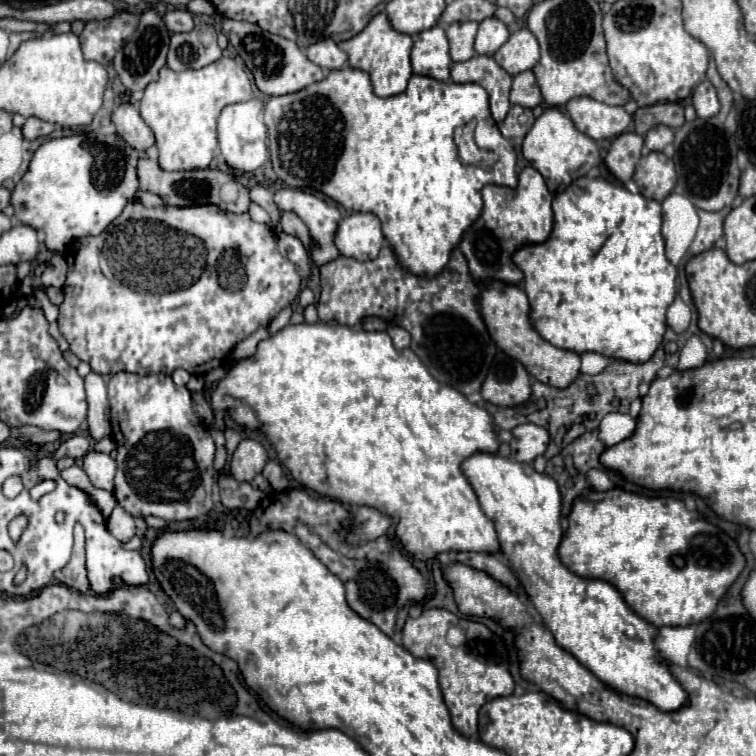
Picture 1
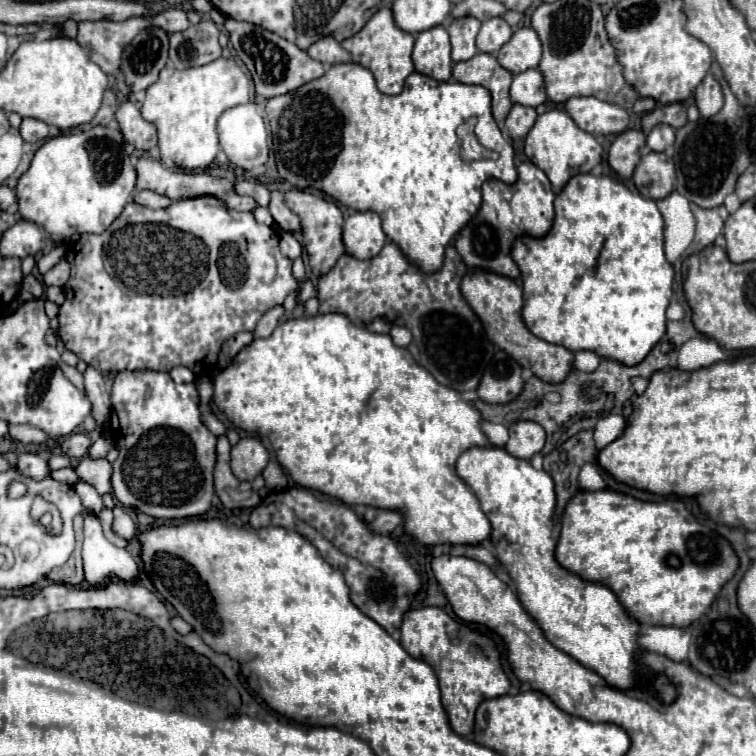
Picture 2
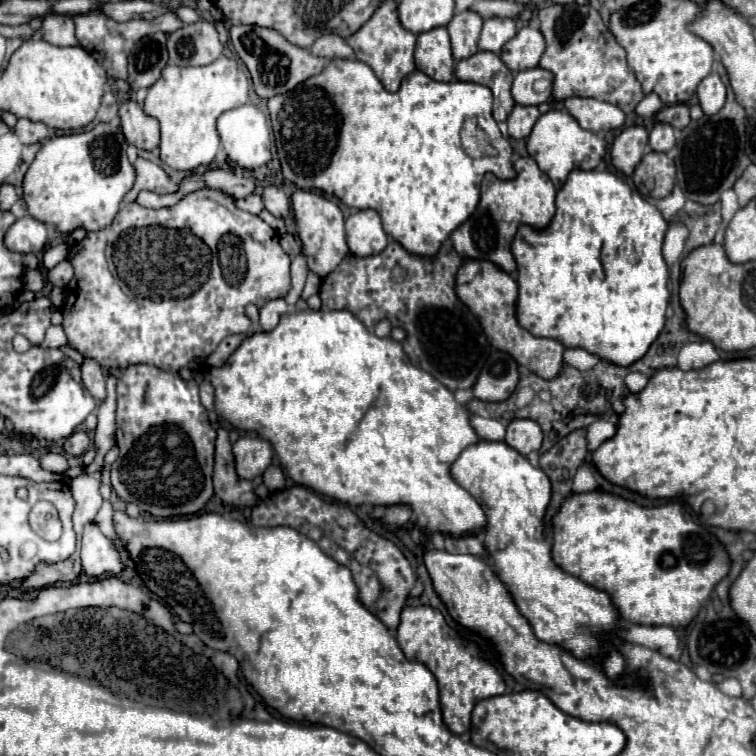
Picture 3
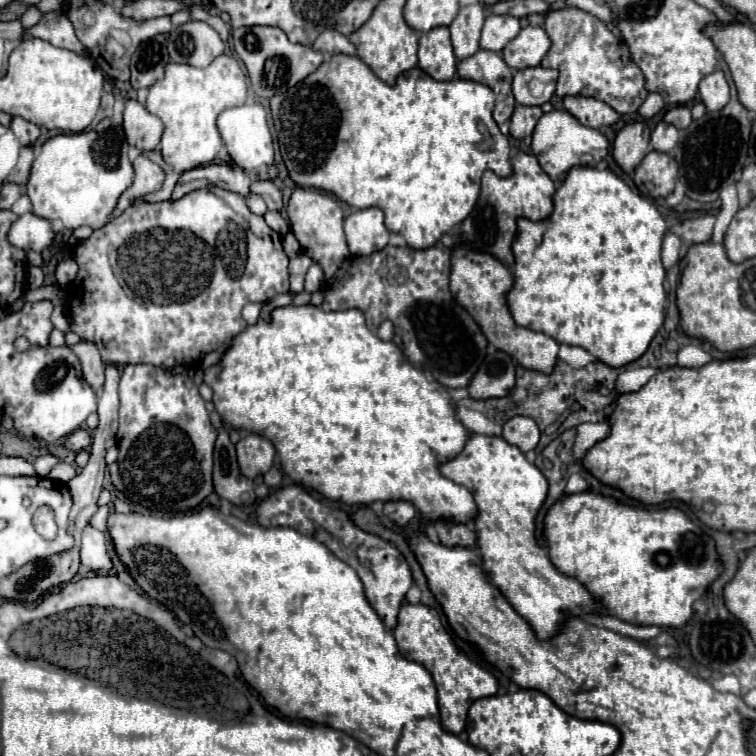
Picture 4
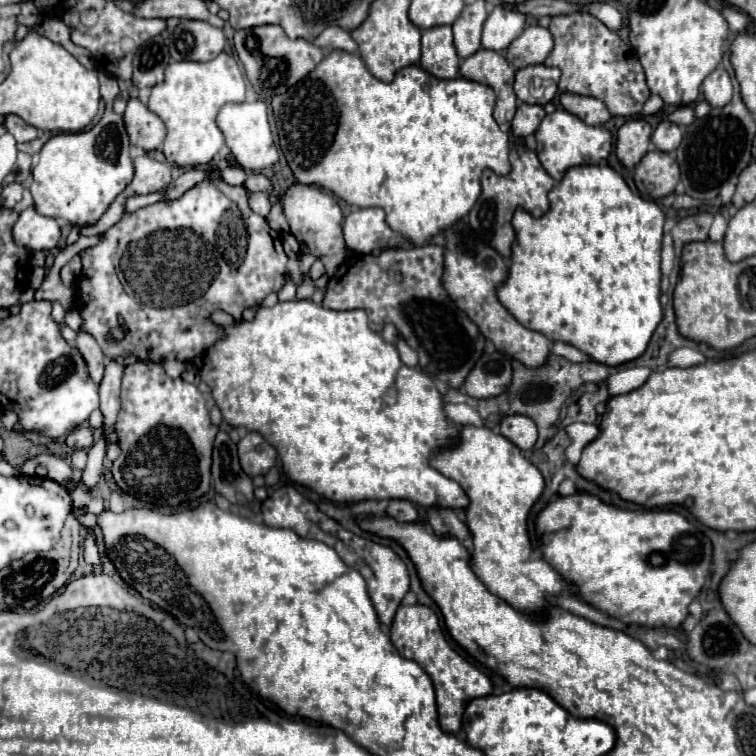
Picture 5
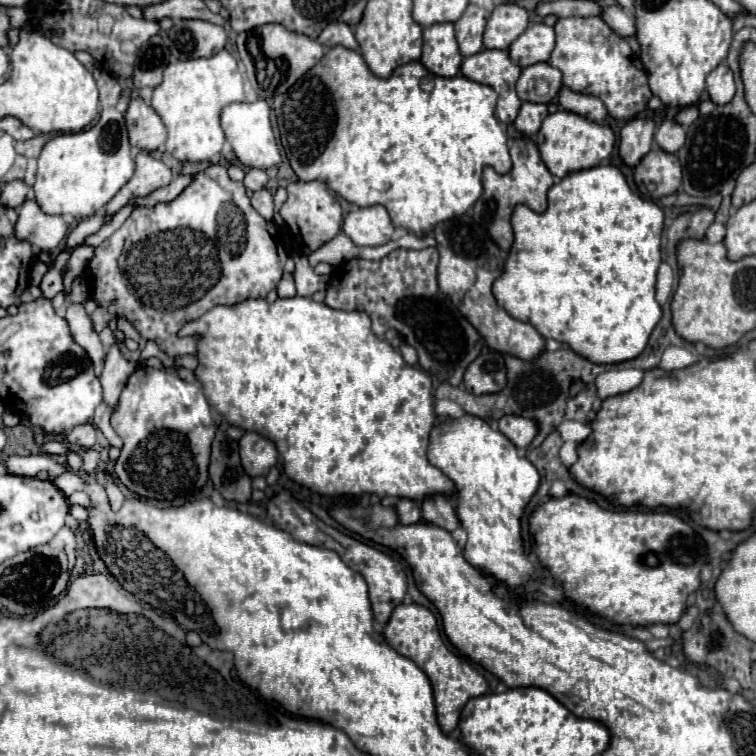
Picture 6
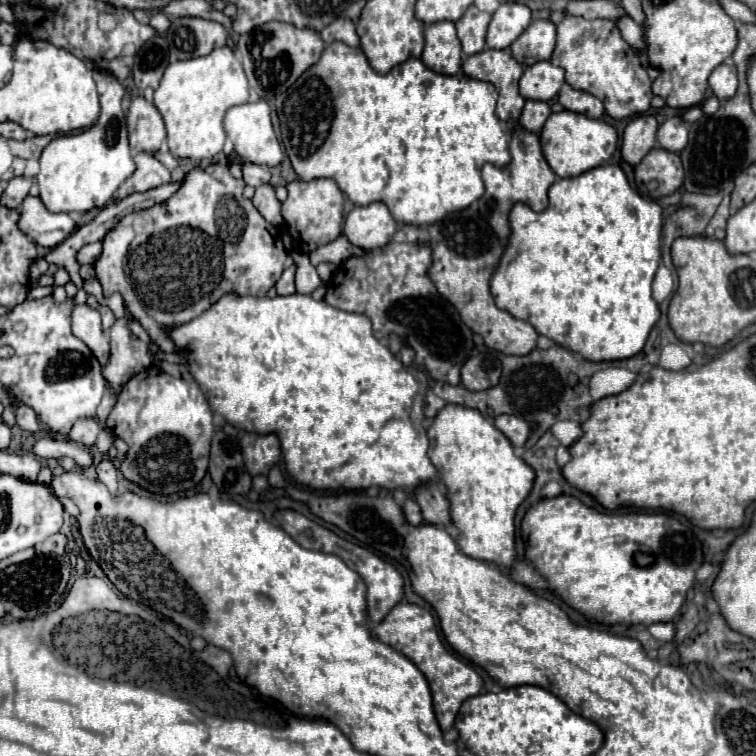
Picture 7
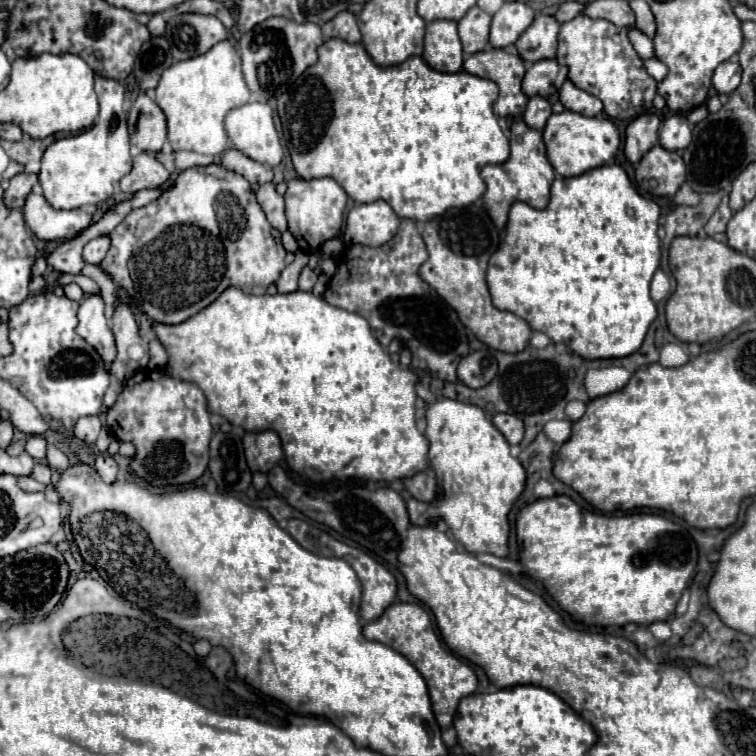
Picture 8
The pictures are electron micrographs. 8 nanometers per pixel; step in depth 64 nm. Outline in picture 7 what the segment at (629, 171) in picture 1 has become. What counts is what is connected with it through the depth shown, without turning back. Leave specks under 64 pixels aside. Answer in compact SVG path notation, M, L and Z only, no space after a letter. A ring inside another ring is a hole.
M654 116L634 118L622 134L622 158L628 164L638 164L656 144L656 128L658 122Z

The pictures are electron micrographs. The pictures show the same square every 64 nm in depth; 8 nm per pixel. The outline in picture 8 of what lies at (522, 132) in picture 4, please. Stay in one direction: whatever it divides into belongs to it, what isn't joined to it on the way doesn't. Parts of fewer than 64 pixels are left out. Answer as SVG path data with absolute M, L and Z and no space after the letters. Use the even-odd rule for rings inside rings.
M532 96L528 100L528 106L526 106L522 118L524 118L526 126L530 126L534 130L542 130L546 126L546 120L550 118L550 114L552 114L552 108L550 108L548 100L542 96Z

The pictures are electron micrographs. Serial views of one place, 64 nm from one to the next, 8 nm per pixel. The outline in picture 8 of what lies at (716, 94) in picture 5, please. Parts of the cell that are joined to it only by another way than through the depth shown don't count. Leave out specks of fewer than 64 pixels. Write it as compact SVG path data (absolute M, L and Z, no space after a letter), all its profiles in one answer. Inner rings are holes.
M722 62L712 76L712 84L720 96L730 96L740 84L740 64Z

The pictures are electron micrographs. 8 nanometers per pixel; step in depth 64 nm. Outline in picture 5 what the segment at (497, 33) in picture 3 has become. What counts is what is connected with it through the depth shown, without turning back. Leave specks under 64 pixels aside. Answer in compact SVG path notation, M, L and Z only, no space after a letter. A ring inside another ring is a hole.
M496 6L492 14L484 22L482 30L482 48L502 52L508 48L508 44L518 38L524 30L526 16L520 12L504 10L502 6Z

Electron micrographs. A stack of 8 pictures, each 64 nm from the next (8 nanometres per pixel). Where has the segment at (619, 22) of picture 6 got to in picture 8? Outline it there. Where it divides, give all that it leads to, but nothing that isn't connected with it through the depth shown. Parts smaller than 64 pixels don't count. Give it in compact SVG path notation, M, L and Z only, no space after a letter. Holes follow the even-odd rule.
M628 26L626 30L628 30L628 38L630 38L634 50L636 50L644 60L646 60L646 58L652 58L652 40L650 40L644 32L640 32L636 26Z

